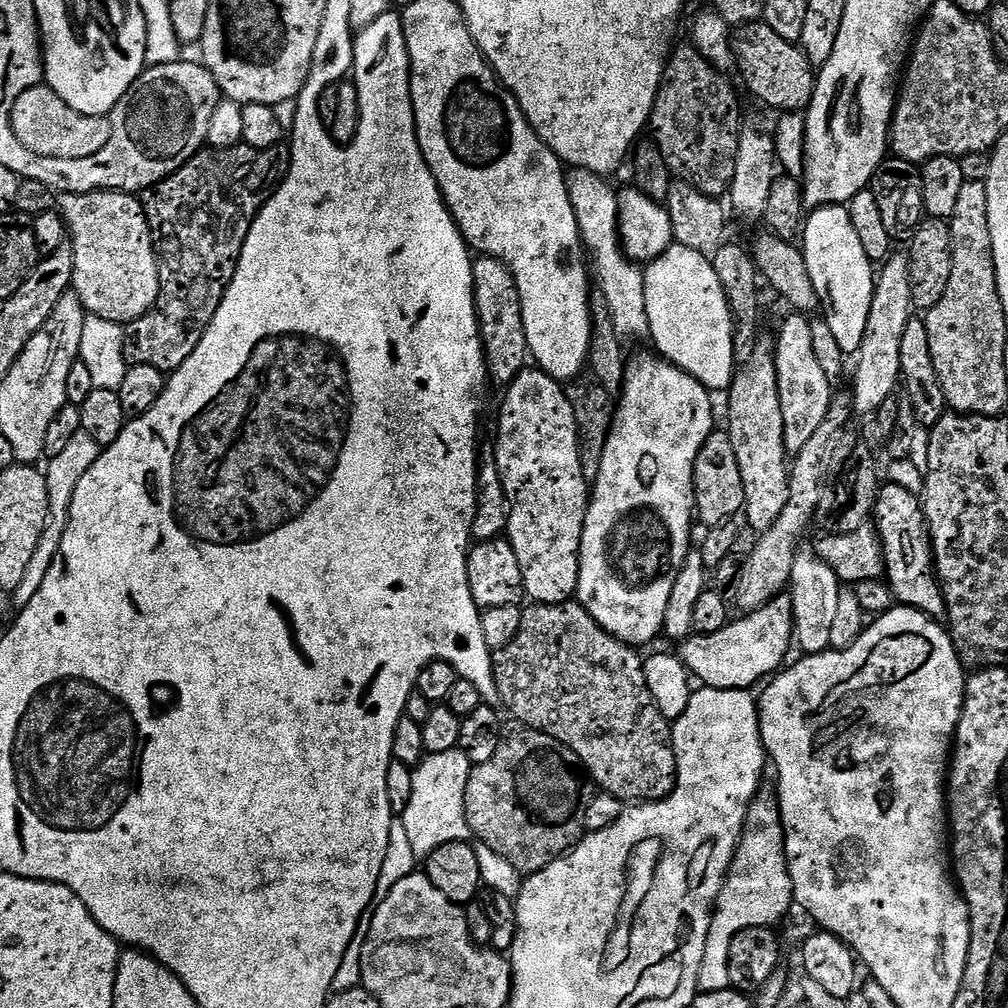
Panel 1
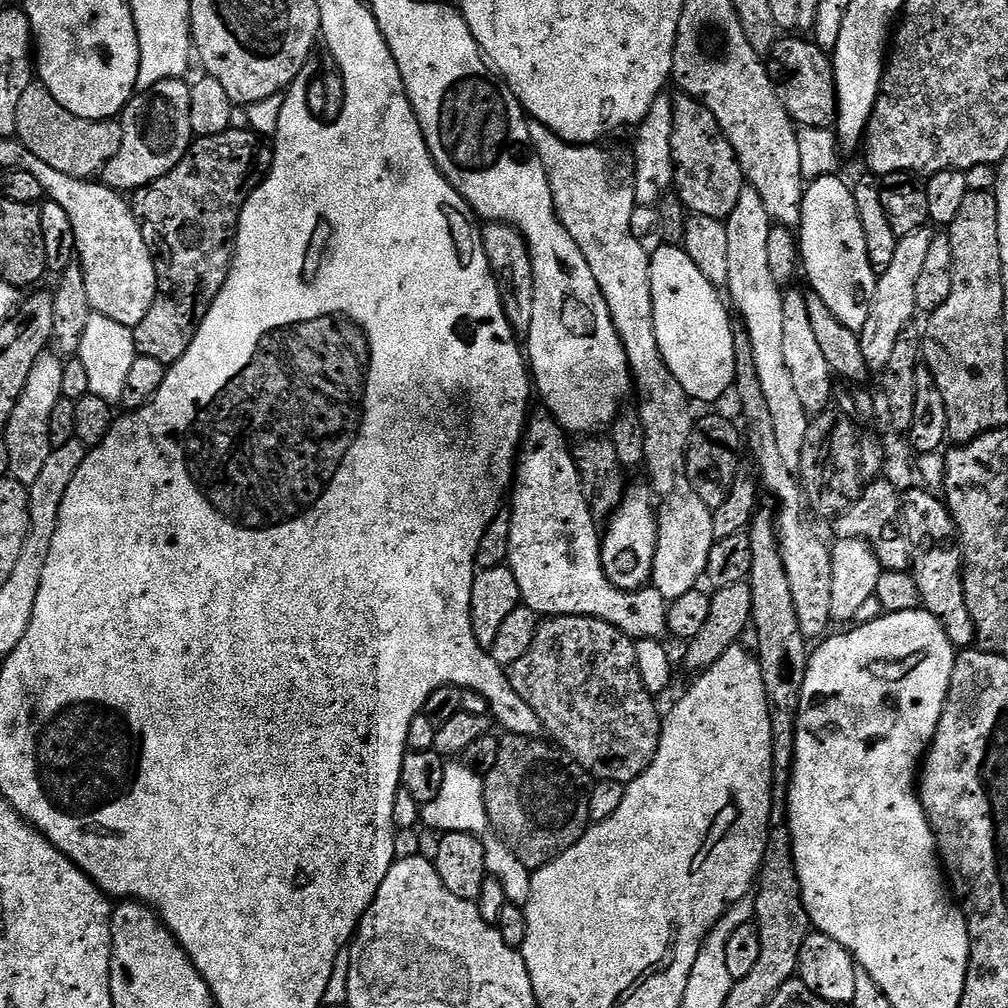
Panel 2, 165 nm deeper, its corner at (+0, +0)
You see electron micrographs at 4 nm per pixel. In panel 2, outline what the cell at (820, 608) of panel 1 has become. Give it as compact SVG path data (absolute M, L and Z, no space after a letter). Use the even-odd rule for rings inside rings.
M746 186L738 198L738 206L734 206L734 214L730 214L726 221L726 238L730 253L730 278L726 292L727 295L732 295L731 307L734 312L736 307L735 315L748 333L750 346L754 346L754 364L758 366L762 392L766 394L766 402L770 405L774 435L778 441L778 450L782 454L782 462L786 462L786 466L796 470L801 467L802 442L806 442L810 414L798 398L782 351L784 292L781 285L776 284L774 277L770 275L766 251L773 226L766 206L762 206L762 198L758 198L758 194L751 186Z

